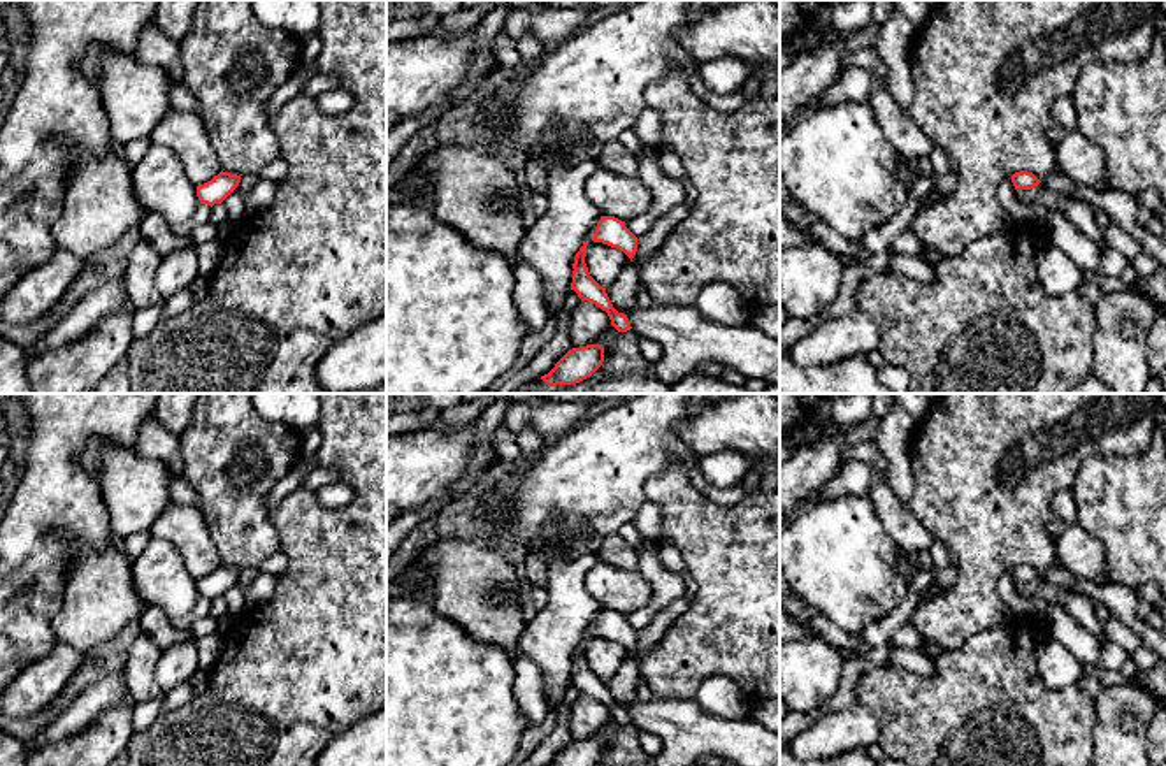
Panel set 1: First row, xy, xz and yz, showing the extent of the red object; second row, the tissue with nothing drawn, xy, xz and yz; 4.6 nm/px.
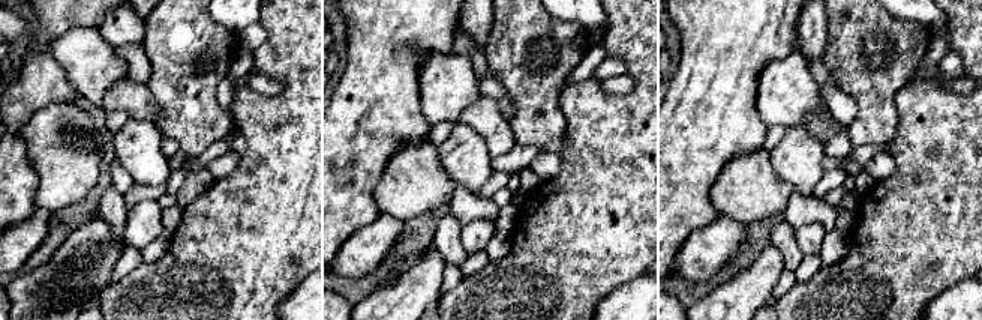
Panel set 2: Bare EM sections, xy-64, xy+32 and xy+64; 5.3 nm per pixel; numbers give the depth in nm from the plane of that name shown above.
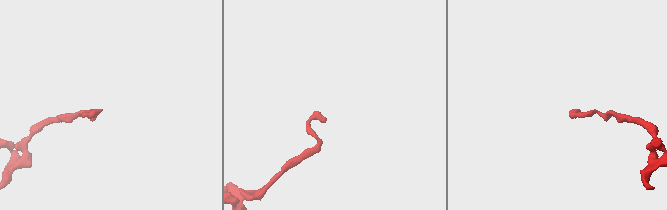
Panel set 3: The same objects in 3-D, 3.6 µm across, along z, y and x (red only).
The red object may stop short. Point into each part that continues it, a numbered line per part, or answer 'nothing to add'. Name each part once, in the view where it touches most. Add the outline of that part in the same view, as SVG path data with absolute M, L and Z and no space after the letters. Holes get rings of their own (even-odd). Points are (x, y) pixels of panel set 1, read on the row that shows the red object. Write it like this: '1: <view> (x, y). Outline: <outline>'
nothing to add

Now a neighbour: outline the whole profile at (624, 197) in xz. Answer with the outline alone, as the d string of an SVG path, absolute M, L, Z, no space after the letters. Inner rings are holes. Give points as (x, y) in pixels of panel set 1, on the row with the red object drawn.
M597 165L587 177L585 193L602 216L622 221L643 216L653 206L650 188L637 176L616 174Z

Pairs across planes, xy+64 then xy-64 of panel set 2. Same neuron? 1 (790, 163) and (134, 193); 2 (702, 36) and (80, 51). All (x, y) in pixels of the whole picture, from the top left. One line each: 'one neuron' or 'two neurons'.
1: two neurons
2: two neurons

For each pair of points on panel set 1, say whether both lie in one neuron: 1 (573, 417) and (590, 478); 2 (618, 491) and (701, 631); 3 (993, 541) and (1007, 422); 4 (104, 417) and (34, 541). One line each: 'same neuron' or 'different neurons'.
1: different neurons
2: different neurons
3: same neuron
4: same neuron

